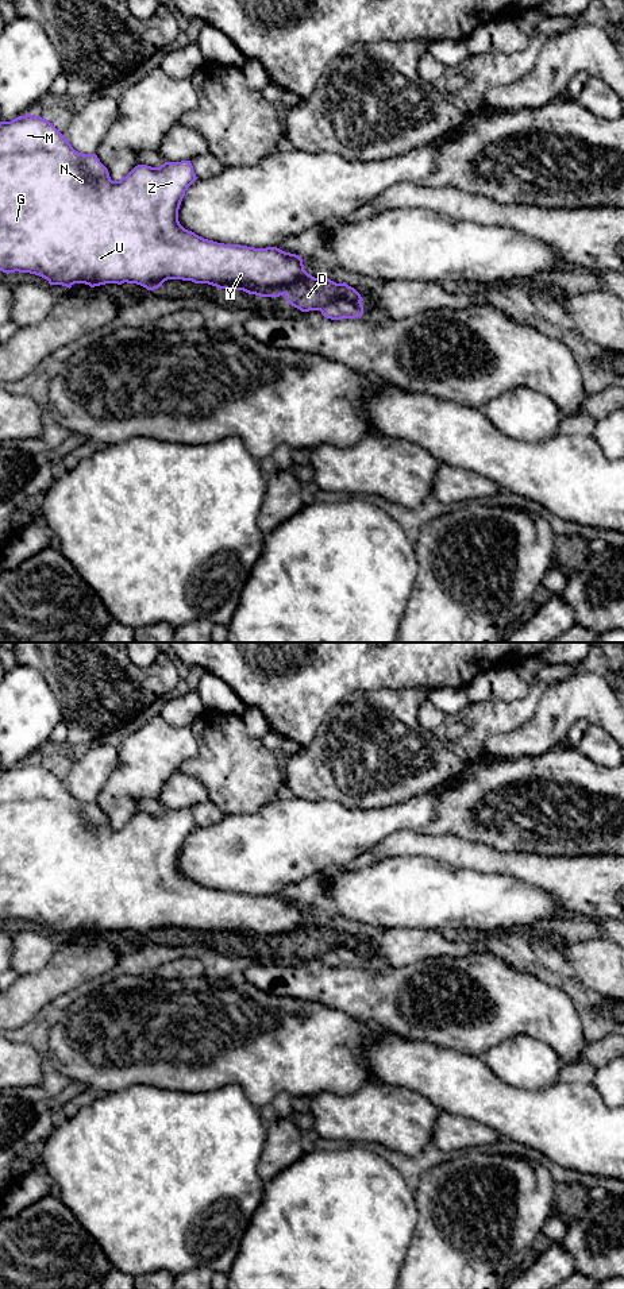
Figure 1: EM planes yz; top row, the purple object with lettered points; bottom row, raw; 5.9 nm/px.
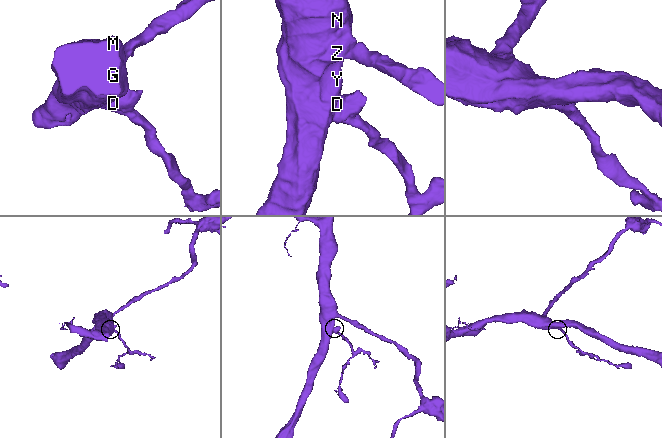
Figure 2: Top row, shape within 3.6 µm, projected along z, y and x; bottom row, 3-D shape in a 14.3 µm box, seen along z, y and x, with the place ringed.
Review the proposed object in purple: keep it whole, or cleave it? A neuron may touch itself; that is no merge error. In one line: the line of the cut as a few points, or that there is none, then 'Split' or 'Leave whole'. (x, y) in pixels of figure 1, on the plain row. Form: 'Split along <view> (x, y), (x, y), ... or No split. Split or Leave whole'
Split along yz (359, 948), (334, 946), (320, 958). Split

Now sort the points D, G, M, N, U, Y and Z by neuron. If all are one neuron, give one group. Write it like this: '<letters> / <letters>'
D / G M N U Y Z

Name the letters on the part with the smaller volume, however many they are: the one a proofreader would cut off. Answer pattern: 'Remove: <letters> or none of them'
Remove: D

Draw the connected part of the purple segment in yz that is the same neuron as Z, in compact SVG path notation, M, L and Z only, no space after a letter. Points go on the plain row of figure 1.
M30 761L11 769L0 769L0 919L30 921L49 929L50 933L72 935L74 931L85 931L90 935L105 931L136 931L147 938L158 937L167 927L192 929L208 931L219 937L243 938L259 945L284 943L289 934L305 926L315 926L304 918L301 904L285 900L277 895L254 896L240 892L224 892L204 887L192 879L185 877L178 869L178 857L188 835L197 827L190 808L165 810L159 815L147 813L135 814L120 829L112 829L108 817L100 810L96 802L82 802L72 792L49 768Z

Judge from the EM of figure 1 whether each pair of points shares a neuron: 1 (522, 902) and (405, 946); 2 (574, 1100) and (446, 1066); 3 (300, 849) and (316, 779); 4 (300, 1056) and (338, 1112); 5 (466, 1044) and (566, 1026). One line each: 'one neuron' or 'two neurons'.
1: two neurons
2: one neuron
3: two neurons
4: two neurons
5: one neuron

